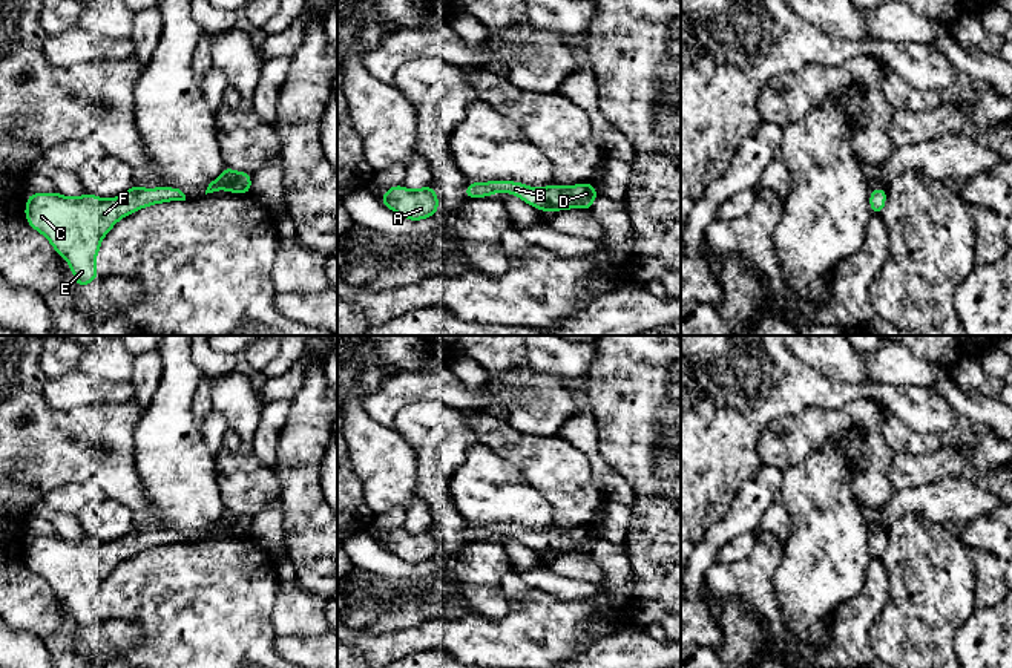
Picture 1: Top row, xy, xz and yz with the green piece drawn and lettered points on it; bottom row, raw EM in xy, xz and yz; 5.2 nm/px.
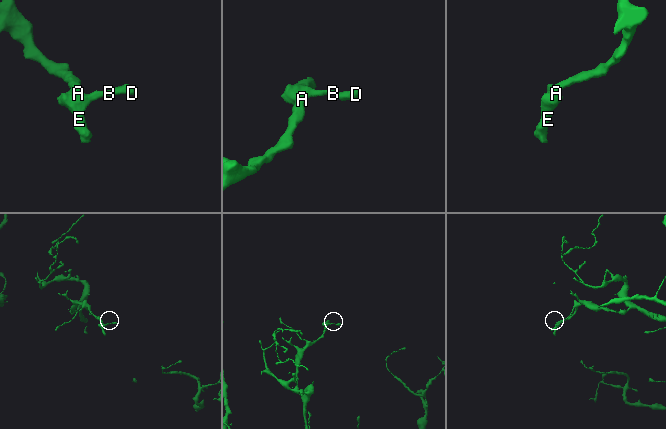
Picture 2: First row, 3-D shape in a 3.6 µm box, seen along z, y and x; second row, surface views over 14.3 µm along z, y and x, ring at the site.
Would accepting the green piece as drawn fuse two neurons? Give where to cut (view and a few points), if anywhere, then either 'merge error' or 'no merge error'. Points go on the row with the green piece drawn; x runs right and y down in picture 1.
no cut | no merge error

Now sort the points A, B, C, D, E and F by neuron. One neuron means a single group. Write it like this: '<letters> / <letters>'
A B C D E F

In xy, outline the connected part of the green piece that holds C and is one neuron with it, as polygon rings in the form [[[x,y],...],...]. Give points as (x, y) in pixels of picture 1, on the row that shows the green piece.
[[[135,184],[113,199],[103,199],[89,192],[78,198],[58,192],[29,193],[25,218],[28,225],[41,233],[55,253],[64,257],[75,287],[81,288],[100,277],[95,259],[101,241],[121,218],[170,201],[186,201],[186,195],[176,187],[143,188]]]

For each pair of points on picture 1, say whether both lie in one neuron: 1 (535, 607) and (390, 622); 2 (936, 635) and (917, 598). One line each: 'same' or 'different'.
1: different
2: same

